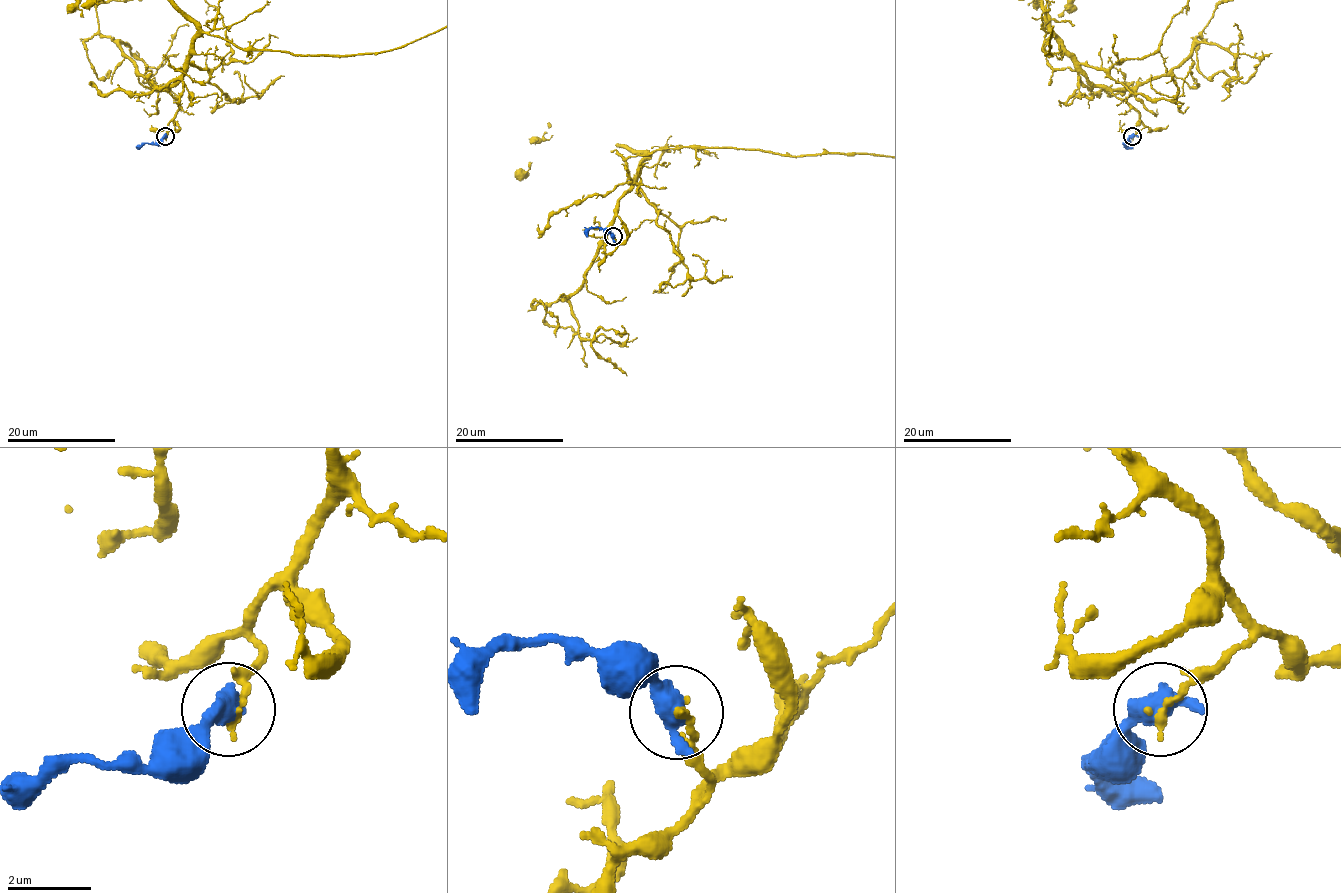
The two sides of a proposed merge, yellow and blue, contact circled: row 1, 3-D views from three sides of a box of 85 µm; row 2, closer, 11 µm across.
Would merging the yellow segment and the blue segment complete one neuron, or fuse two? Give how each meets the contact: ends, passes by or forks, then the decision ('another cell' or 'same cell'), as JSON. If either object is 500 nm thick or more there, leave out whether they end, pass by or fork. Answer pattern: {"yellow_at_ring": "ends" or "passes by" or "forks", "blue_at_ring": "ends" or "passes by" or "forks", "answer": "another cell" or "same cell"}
{"answer": "another cell"}

